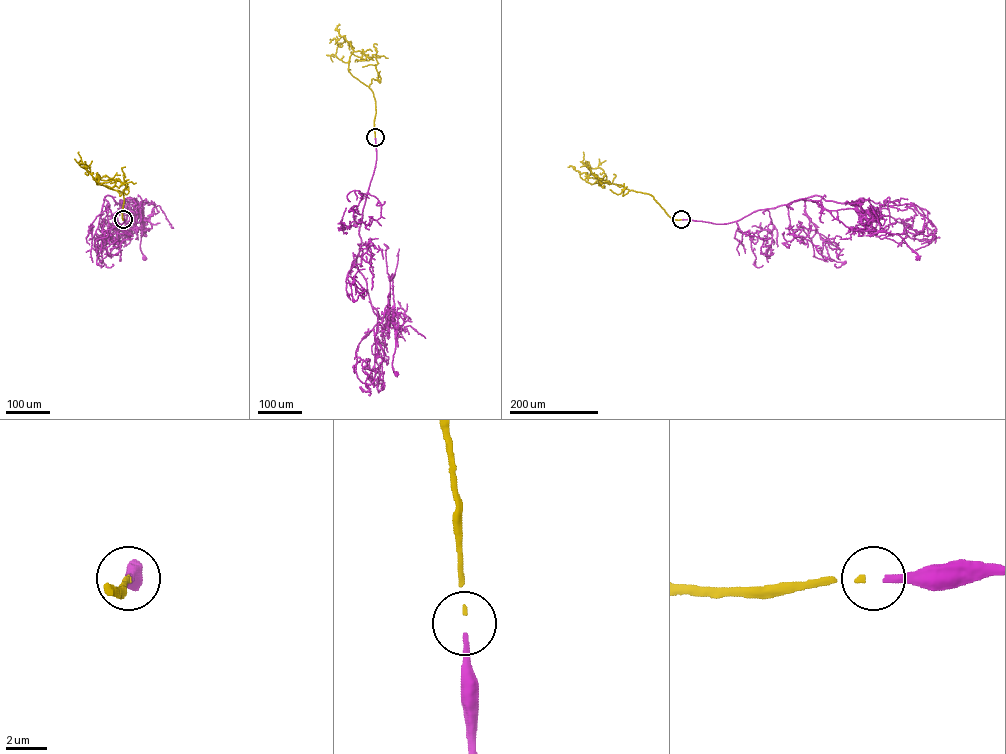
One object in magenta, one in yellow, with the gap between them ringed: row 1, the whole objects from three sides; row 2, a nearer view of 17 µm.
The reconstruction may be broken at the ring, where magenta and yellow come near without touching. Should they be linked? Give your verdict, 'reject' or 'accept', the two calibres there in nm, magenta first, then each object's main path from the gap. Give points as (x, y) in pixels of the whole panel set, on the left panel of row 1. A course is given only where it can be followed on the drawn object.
accept | 280/170 nm | magenta via (123, 219), (122, 224), (115, 220), (106, 196), (117, 203), (130, 198), (138, 202), (144, 257) | yellow via (123, 219), (123, 193), (96, 183), (116, 179), (123, 182), (121, 168), (125, 167)

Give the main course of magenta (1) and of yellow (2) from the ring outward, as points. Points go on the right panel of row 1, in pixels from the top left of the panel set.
1: (681, 219), (726, 224), (815, 195), (842, 203), (861, 198), (868, 224), (899, 235), (918, 257)
2: (681, 219), (671, 218), (650, 194), (621, 185), (595, 182), (601, 179), (601, 182), (588, 167)

